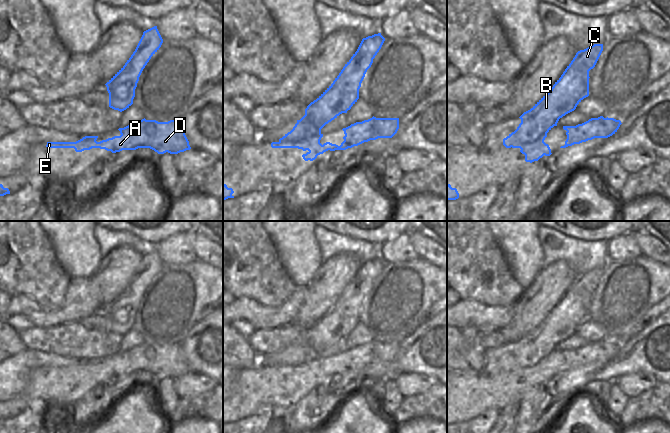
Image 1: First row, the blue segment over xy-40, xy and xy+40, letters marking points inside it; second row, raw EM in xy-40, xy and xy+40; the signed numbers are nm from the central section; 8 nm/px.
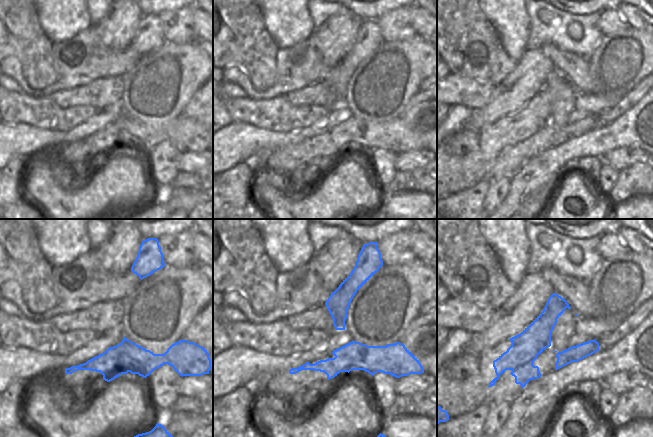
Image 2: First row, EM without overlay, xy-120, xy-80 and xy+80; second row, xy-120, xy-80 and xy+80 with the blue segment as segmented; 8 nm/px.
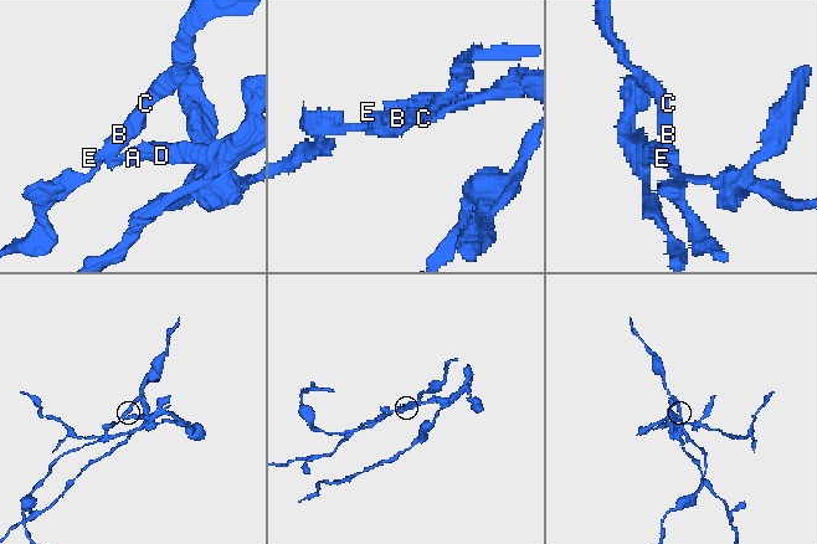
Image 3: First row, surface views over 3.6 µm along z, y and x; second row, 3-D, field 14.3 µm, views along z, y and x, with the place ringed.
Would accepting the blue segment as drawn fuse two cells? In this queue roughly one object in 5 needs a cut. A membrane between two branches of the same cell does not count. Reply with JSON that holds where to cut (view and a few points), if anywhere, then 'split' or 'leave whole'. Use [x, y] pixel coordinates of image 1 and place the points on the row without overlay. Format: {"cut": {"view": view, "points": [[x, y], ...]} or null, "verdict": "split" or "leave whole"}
{"cut": {"view": "xy", "points": [[320, 357], [299, 365], [279, 366]]}, "verdict": "split"}

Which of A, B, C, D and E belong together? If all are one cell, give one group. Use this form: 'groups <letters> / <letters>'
groups A D E / B C

